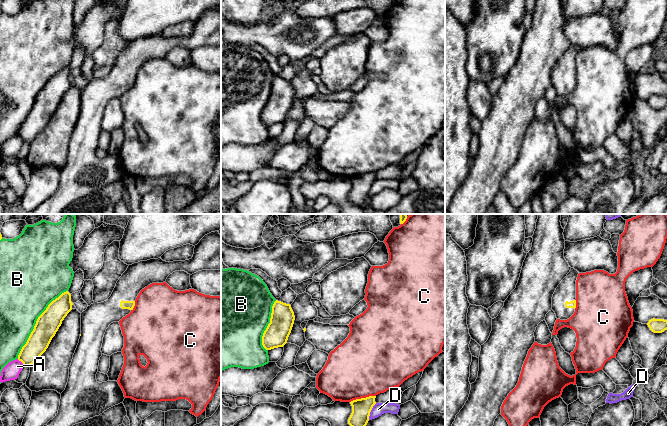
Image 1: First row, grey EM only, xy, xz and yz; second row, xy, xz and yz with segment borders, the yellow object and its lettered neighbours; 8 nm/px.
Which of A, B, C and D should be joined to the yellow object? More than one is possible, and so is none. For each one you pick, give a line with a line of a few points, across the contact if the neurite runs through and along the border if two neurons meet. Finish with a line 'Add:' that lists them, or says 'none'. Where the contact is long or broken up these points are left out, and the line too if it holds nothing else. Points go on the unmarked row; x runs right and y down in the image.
Add: none

